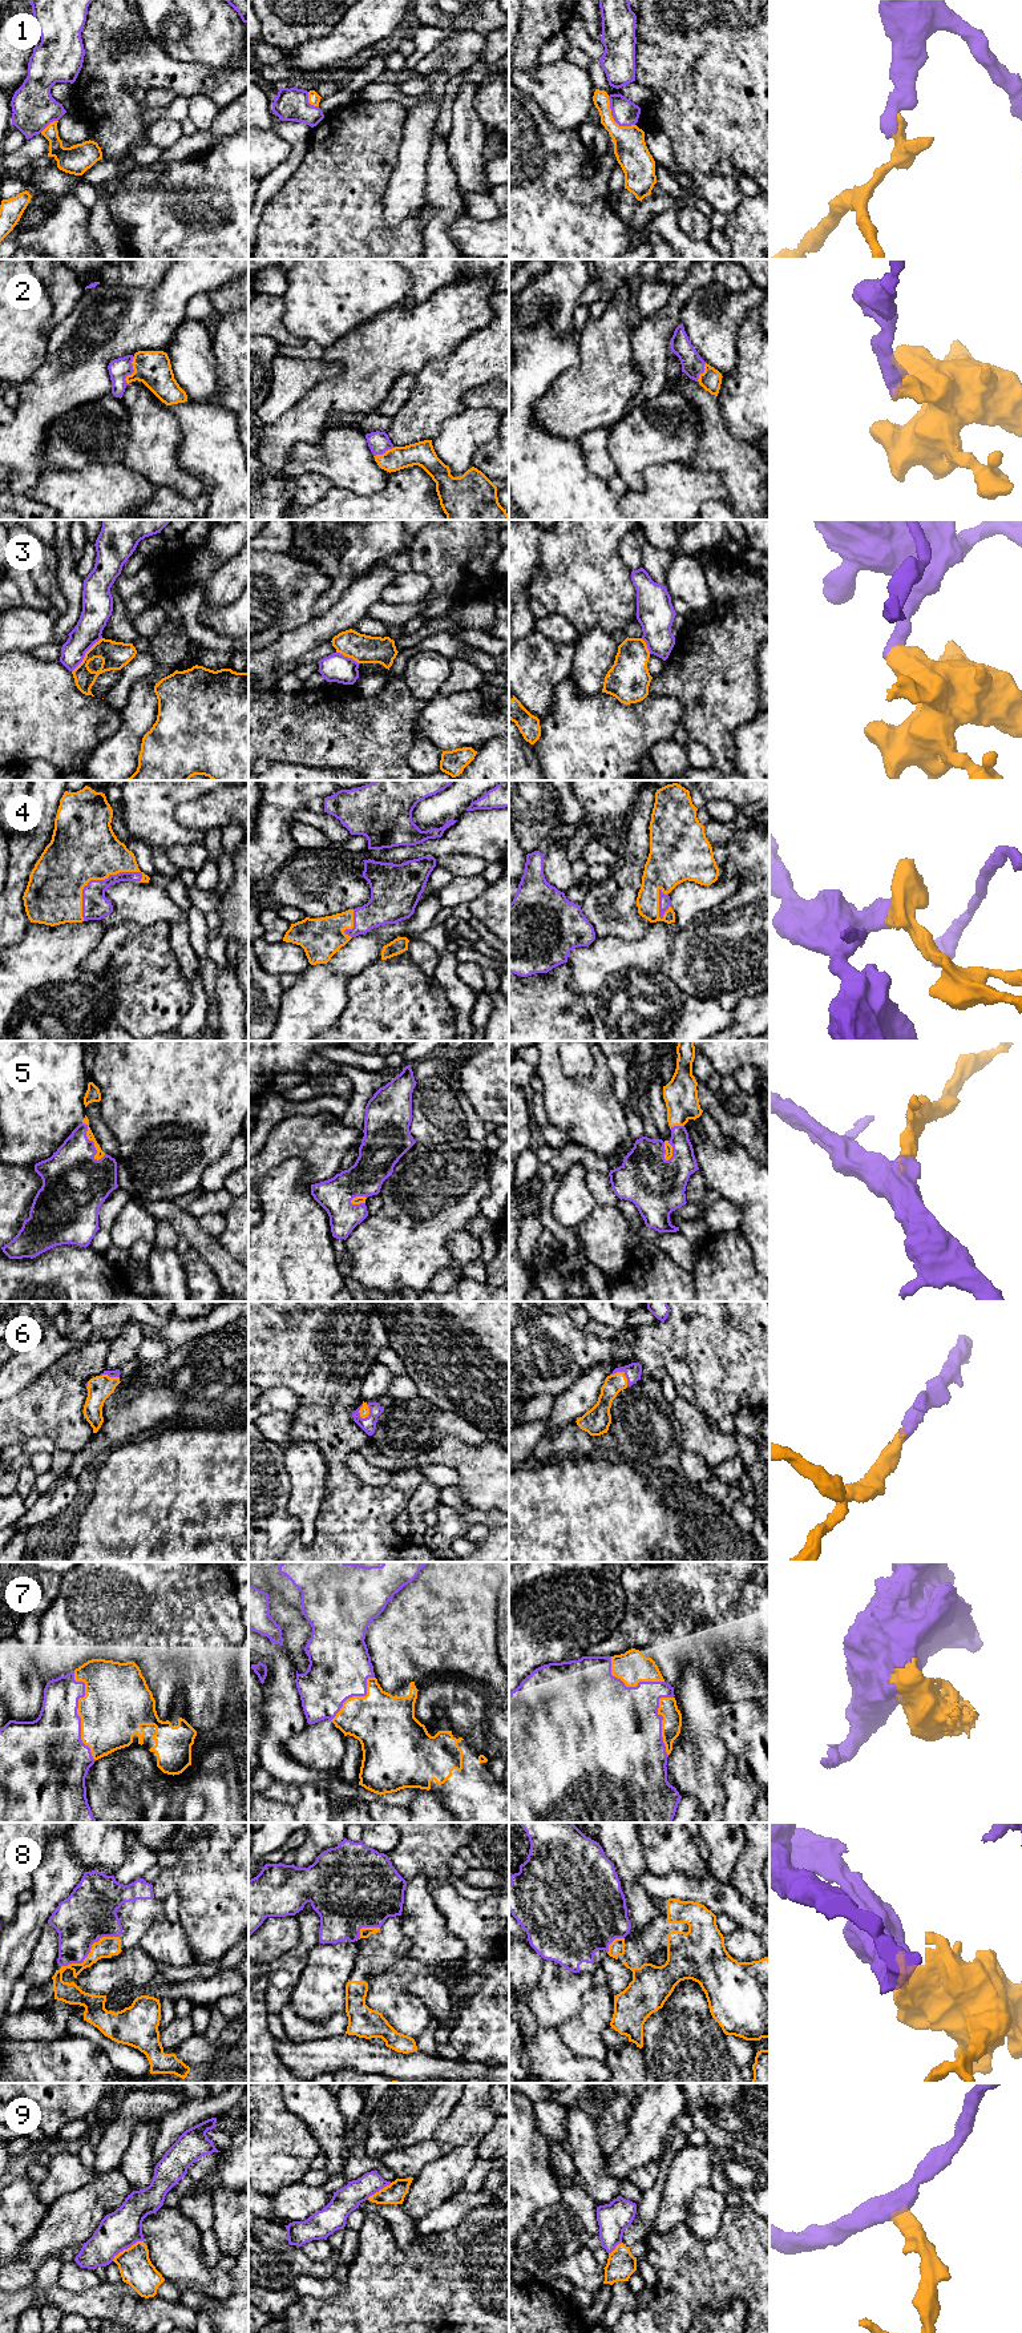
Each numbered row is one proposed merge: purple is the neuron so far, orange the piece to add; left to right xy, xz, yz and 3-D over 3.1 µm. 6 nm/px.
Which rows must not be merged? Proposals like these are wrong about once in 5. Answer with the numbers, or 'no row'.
1, 3, 9

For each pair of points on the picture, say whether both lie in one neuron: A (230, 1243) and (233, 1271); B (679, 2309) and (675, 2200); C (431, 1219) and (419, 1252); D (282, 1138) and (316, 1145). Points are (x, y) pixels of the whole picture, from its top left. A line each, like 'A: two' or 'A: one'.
A: two
B: two
C: one
D: one

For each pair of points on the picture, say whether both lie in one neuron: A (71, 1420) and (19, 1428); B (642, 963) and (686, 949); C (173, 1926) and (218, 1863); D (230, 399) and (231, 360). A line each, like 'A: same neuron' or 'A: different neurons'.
A: same neuron
B: different neurons
C: different neurons
D: same neuron

